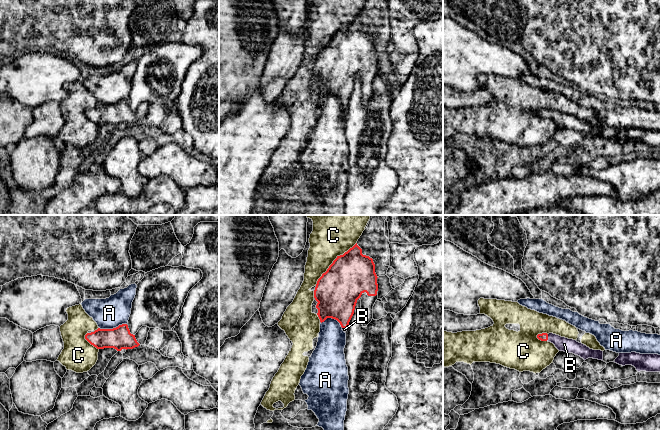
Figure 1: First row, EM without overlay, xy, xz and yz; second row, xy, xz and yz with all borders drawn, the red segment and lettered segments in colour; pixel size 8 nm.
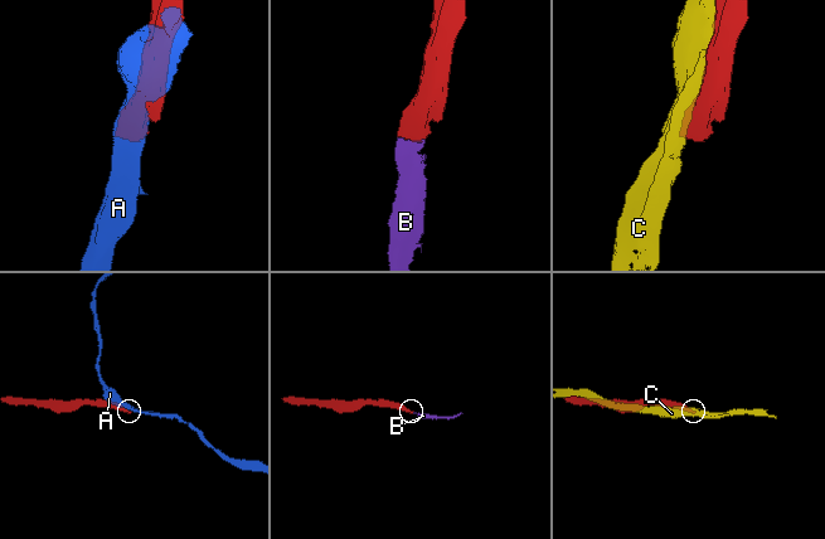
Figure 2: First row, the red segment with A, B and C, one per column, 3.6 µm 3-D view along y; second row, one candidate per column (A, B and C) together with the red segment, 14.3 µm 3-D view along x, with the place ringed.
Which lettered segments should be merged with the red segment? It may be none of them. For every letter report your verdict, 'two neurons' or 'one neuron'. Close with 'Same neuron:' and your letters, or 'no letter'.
A: two neurons
B: one neuron
C: two neurons
Same neuron: B

